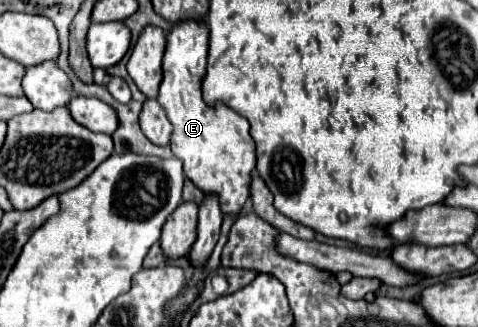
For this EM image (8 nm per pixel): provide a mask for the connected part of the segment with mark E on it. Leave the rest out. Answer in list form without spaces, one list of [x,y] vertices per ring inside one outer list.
[[[183,19],[171,27],[167,33],[167,49],[163,57],[163,83],[159,85],[157,101],[165,109],[167,119],[173,125],[171,135],[171,151],[177,159],[183,161],[185,175],[203,191],[217,193],[223,213],[239,213],[249,199],[249,183],[251,171],[255,169],[255,141],[249,133],[249,121],[235,113],[225,103],[207,105],[201,97],[201,77],[205,75],[207,65],[207,47],[209,47],[209,31],[203,19]]]

